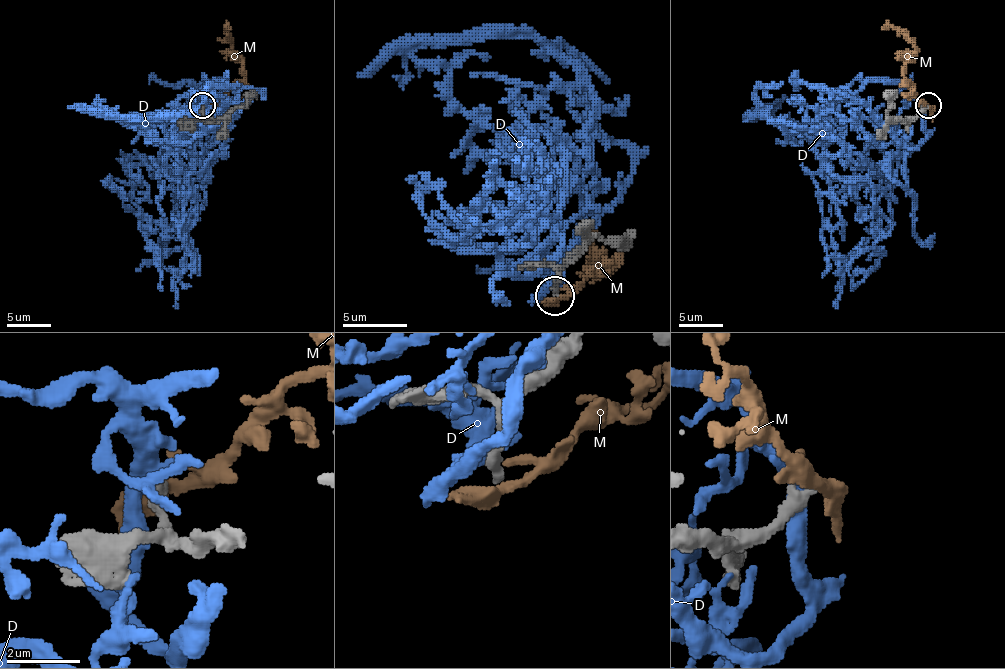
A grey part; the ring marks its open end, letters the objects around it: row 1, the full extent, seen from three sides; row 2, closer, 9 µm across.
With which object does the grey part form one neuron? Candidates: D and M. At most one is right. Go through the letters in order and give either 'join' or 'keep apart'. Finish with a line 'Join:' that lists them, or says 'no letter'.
D: keep apart
M: keep apart
Join: no letter

